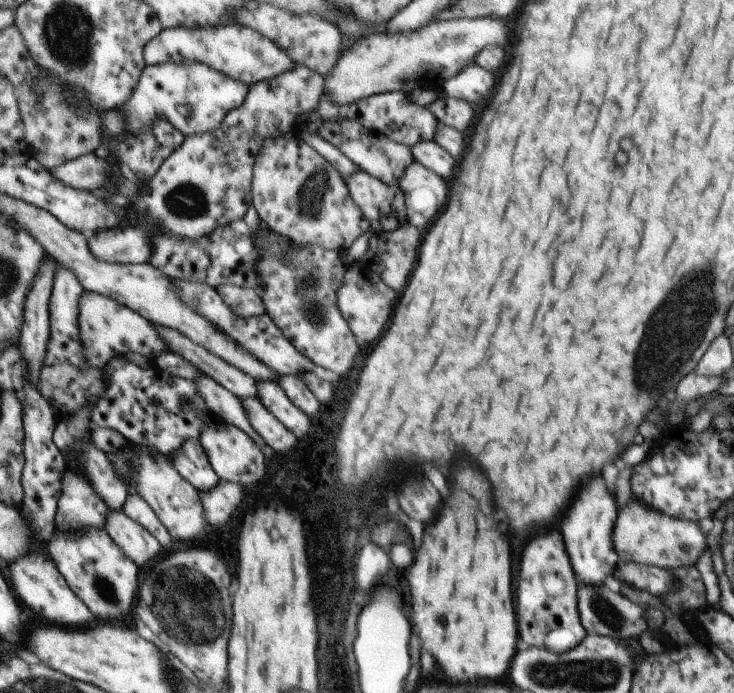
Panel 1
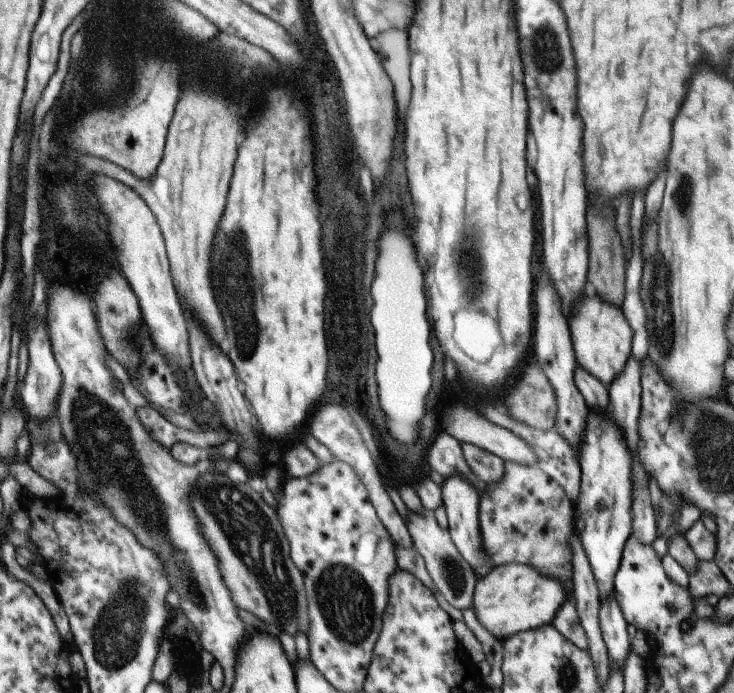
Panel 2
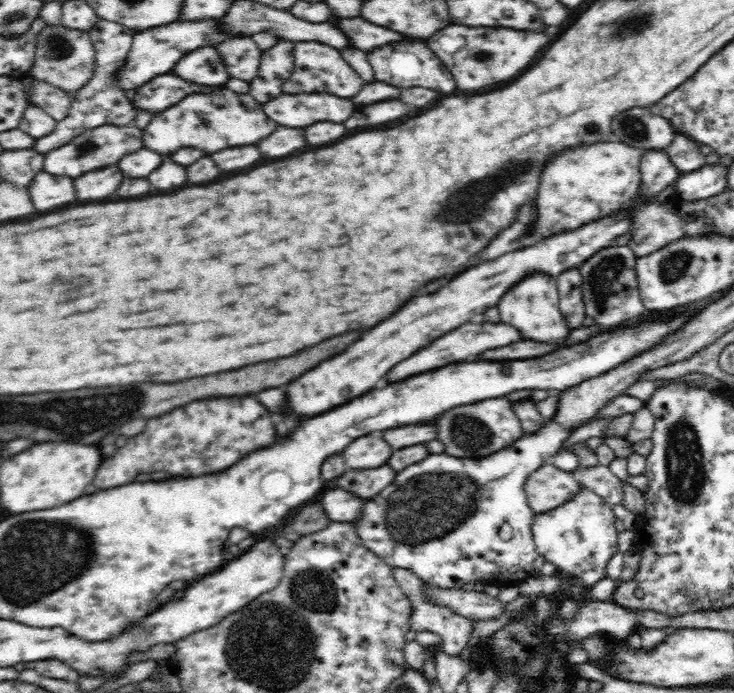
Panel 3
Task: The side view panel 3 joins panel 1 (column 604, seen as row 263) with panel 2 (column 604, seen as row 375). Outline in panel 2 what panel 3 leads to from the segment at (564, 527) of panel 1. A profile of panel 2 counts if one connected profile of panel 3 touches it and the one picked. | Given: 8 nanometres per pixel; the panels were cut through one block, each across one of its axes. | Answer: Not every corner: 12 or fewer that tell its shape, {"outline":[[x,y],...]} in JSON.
{"outline":[[583,298],[567,320],[581,368],[603,386],[630,354],[621,312]]}

